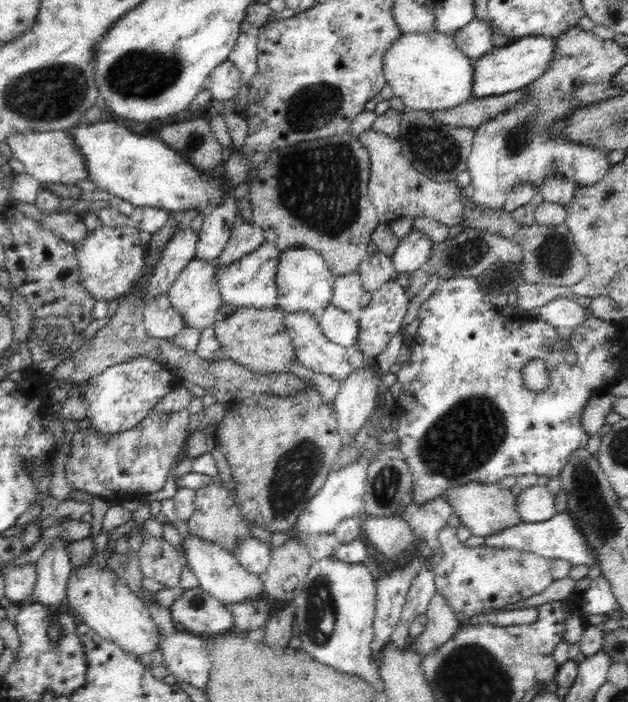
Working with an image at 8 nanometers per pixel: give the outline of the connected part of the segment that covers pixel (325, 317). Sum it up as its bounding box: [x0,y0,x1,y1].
[317,304,360,350]

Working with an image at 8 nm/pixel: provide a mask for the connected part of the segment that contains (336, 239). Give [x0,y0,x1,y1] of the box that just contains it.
[248,130,380,277]

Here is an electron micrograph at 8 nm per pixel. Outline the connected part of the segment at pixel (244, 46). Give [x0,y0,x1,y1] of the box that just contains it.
[229,21,260,86]

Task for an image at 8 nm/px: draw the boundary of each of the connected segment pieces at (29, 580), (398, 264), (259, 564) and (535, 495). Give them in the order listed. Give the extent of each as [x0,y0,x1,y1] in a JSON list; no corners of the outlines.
[[4,563,37,604],[391,228,432,274],[233,535,271,576],[517,485,556,523]]

